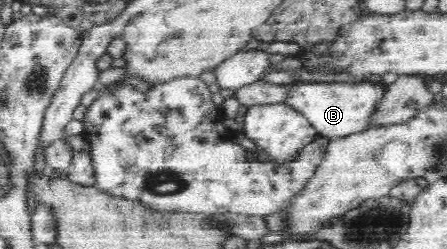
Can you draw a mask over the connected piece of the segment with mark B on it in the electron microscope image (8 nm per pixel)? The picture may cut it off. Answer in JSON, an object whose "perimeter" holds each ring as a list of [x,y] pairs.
{"perimeter":[[[299,82],[289,87],[283,103],[289,106],[289,109],[305,117],[319,136],[330,140],[334,137],[346,137],[363,131],[382,93],[381,89],[365,82],[360,84]]]}

